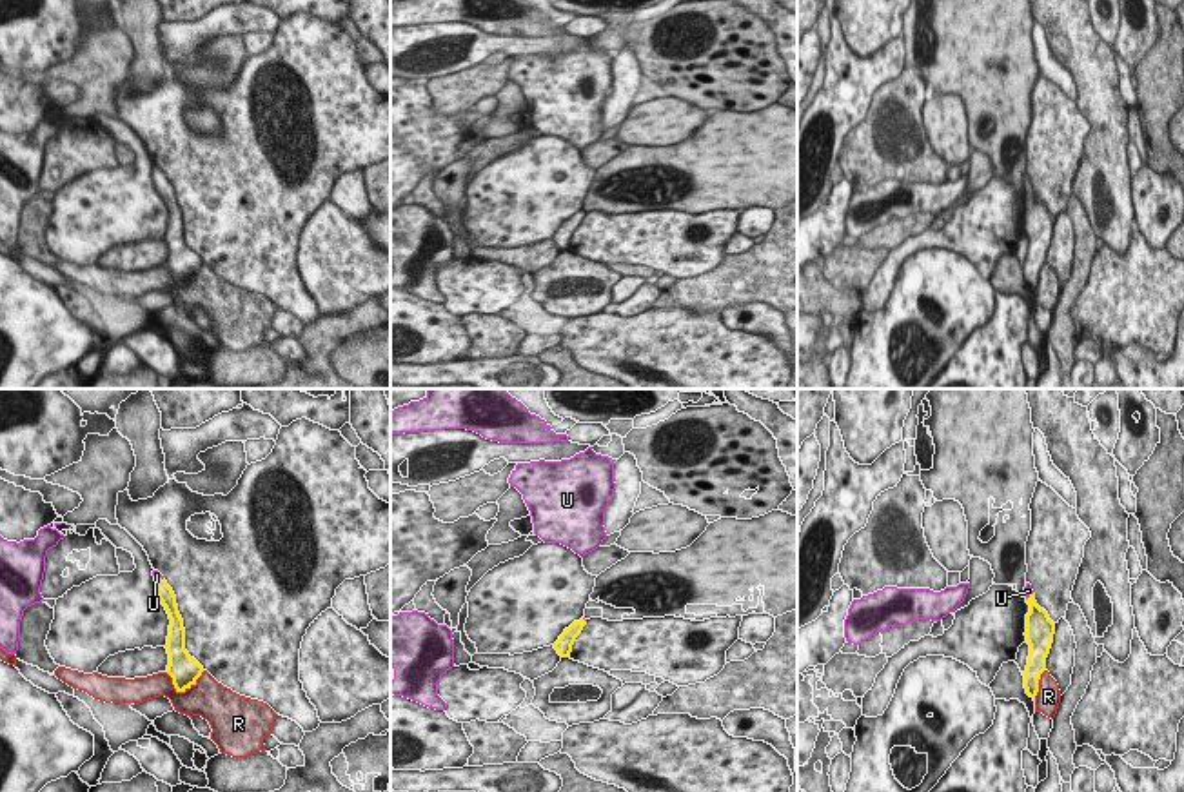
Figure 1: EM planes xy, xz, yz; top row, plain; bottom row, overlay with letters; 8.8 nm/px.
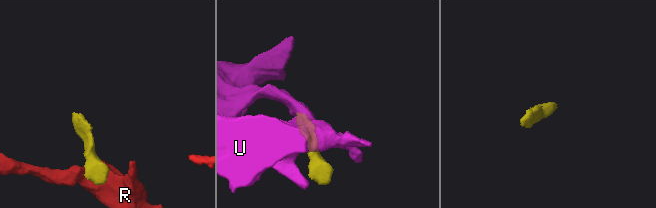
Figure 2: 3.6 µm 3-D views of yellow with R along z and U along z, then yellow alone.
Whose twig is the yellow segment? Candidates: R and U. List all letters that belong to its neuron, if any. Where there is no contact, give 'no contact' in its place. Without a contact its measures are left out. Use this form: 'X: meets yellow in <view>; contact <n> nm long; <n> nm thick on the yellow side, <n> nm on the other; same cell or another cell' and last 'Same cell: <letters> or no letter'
R: meets yellow in xy; contact 360 nm long; 260 nm thick on the yellow side, 340 nm on the other; another cell
U: meets yellow in xy; contact 80 nm long; 140 nm thick on the yellow side, 70 nm on the other; same cell
Same cell: U

